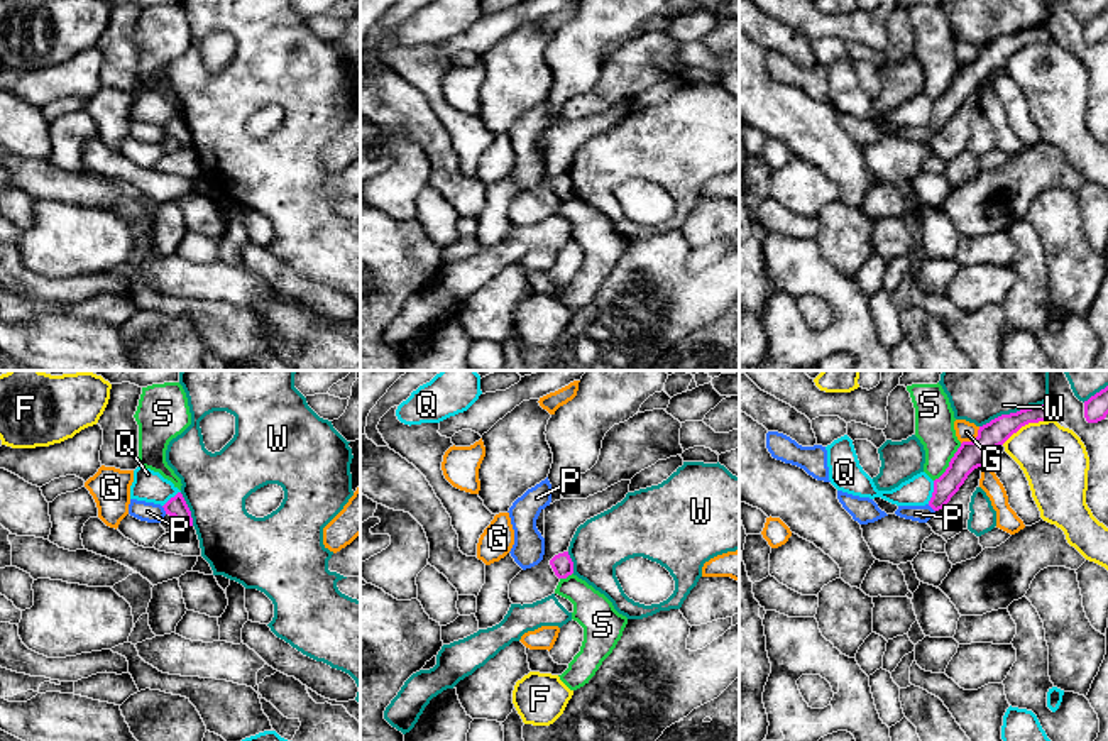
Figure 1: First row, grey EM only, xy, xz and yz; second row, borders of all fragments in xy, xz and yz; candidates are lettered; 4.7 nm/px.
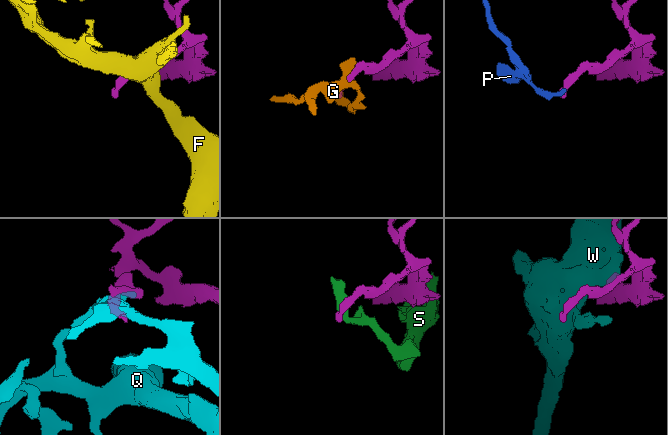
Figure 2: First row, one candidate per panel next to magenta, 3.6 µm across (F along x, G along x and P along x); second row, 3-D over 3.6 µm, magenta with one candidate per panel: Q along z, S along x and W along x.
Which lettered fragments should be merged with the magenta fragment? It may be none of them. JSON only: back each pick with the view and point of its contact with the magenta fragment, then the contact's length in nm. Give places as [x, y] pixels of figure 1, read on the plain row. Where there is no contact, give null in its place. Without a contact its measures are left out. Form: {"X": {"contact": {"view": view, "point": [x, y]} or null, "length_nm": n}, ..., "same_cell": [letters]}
{"same_cell": []}

